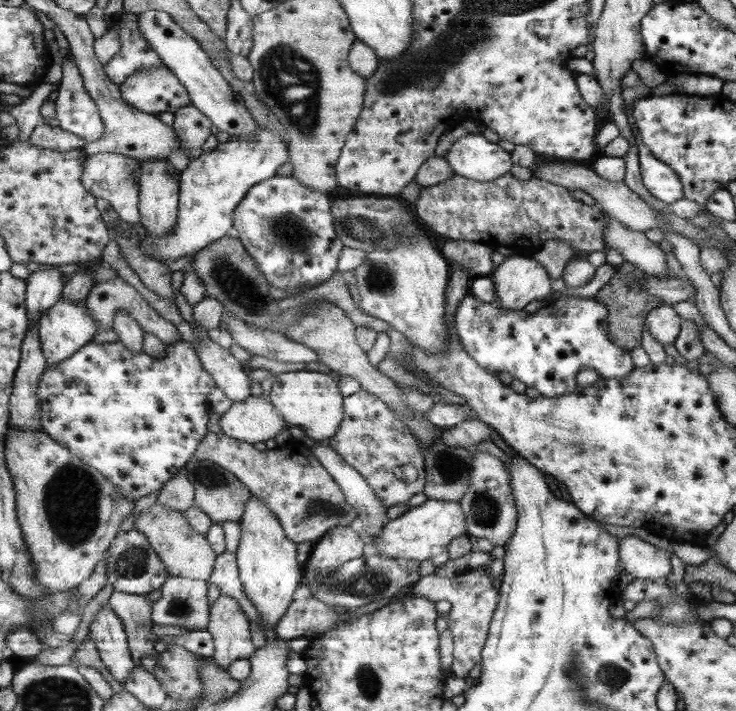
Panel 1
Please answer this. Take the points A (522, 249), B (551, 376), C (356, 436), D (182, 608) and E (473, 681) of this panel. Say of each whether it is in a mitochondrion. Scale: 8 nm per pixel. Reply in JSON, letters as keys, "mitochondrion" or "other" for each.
{"A":"other","B":"other","C":"other","D":"mitochondrion","E":"other"}

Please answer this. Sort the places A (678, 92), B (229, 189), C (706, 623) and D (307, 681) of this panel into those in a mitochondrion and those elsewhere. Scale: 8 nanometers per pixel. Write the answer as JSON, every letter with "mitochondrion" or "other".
{"A":"other","B":"other","C":"other","D":"other"}

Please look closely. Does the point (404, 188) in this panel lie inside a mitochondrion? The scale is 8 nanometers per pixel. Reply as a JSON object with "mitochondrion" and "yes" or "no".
{"mitochondrion":"no"}

